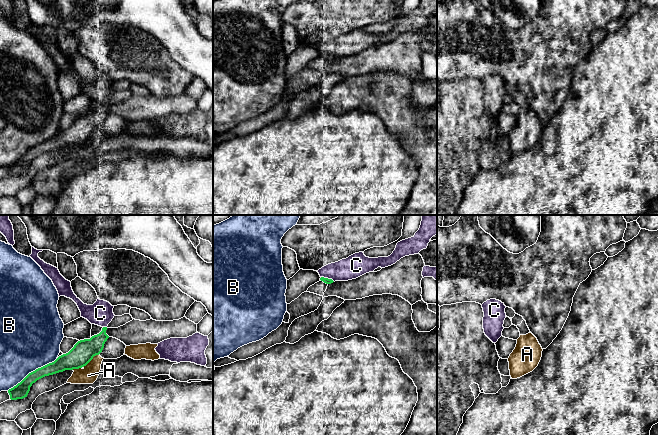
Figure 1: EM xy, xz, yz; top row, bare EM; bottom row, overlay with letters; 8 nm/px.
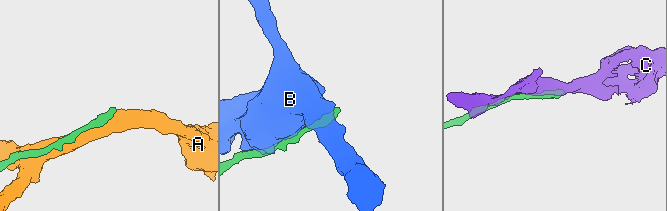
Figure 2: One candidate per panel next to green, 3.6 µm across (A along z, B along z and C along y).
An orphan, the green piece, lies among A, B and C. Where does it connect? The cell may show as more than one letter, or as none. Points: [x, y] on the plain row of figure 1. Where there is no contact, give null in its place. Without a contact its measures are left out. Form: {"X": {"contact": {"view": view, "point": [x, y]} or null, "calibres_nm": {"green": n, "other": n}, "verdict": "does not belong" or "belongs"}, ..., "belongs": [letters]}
{"A": {"contact": {"view": "xy", "point": [85, 141]}, "calibres_nm": {"green": 180, "other": 140}, "verdict": "does not belong"}, "B": {"contact": {"view": "xy", "point": [33, 147]}, "calibres_nm": {"green": 120, "other": 460}, "verdict": "does not belong"}, "C": {"contact": {"view": "xz", "point": [327, 54]}, "calibres_nm": {"green": 50, "other": 180}, "verdict": "does not belong"}, "belongs": []}

